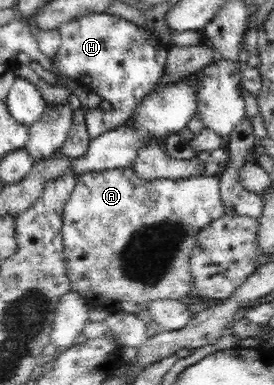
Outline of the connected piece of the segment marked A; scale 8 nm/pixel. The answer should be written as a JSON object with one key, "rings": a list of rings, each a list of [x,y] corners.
{"rings":[[[132,167],[85,172],[65,202],[61,236],[65,246],[67,276],[71,291],[91,301],[104,301],[110,313],[139,313],[155,299],[180,300],[193,291],[190,259],[196,235],[213,221],[223,218],[219,176],[197,175],[187,179],[157,178],[145,181]]]}

